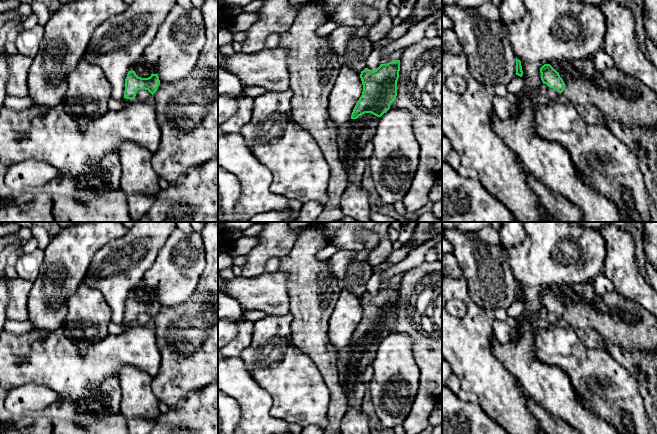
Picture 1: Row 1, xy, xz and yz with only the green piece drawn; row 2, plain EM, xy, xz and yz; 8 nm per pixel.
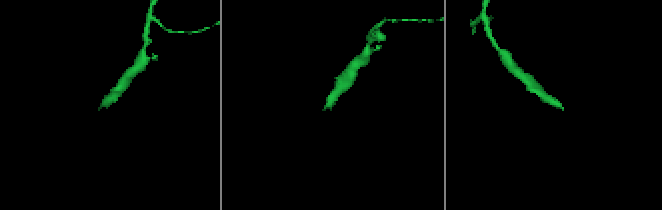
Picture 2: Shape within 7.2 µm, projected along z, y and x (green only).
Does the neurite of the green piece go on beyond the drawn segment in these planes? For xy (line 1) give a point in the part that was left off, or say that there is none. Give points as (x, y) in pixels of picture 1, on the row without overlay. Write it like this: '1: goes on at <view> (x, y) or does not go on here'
1: goes on at xy (142, 292)

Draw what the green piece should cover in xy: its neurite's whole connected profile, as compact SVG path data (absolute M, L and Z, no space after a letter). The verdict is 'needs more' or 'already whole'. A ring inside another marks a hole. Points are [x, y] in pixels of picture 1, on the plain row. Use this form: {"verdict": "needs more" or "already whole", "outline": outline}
{"verdict": "needs more", "outline": "M142 280L130 291L125 303L124 322L134 324L140 313L148 314L153 319L159 309L156 292Z"}

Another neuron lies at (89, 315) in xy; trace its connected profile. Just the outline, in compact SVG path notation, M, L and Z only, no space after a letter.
M84 283L67 299L67 306L68 314L61 329L66 337L78 346L80 353L84 354L91 344L107 337L112 311L101 292Z

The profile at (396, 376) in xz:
M389 333L380 341L372 361L373 377L367 386L375 413L385 428L393 429L403 424L418 392L420 369L414 359L413 343L414 338L407 333Z

